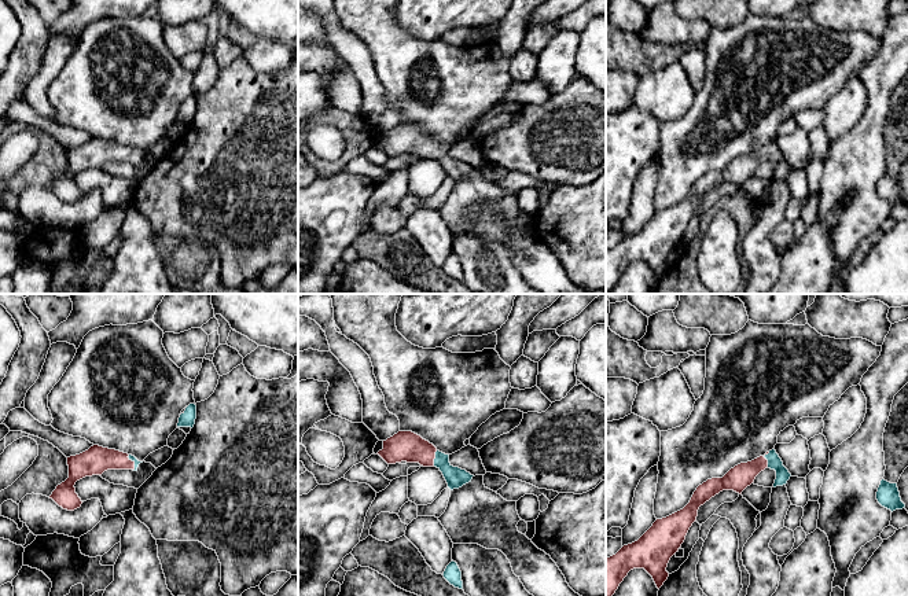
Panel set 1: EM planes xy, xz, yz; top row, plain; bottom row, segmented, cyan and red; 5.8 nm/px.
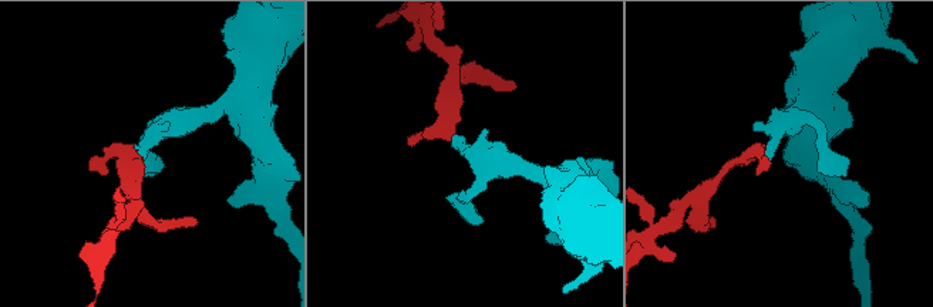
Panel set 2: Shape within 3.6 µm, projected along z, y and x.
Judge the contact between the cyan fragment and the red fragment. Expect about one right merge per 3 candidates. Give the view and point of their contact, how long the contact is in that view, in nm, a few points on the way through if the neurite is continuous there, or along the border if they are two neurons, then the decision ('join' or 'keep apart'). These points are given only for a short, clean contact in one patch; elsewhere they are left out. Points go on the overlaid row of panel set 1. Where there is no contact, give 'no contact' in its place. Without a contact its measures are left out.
contact yz (765, 457); length 100 nm; way yz (775, 463), (765, 457), (742, 475); join

